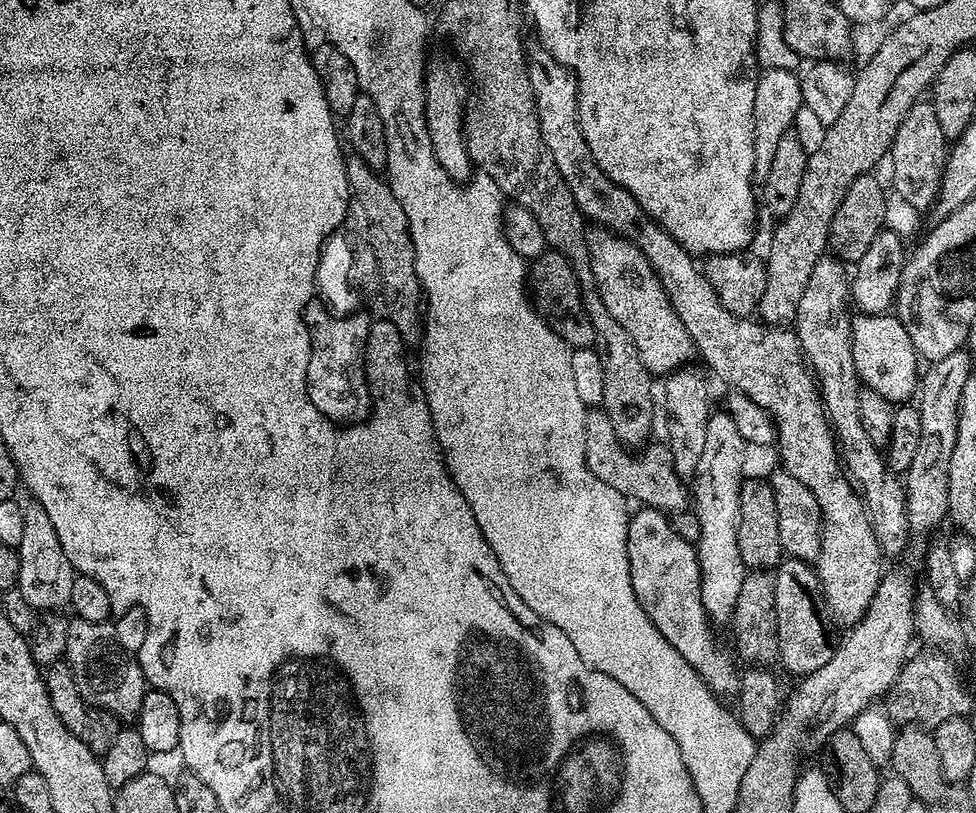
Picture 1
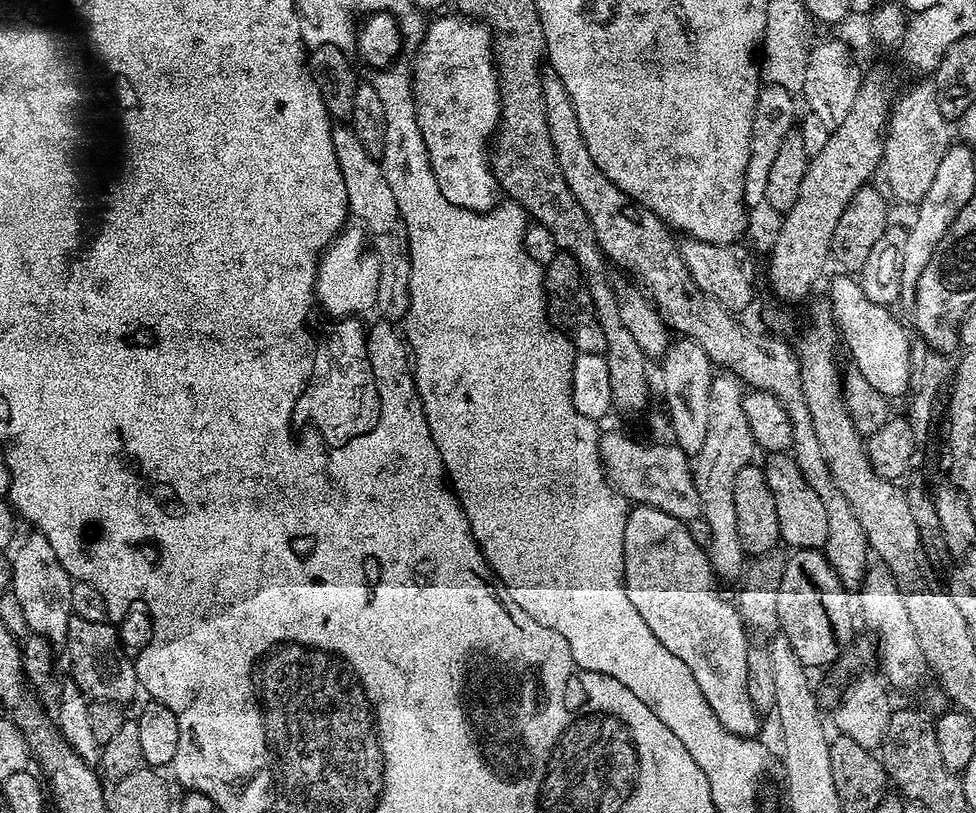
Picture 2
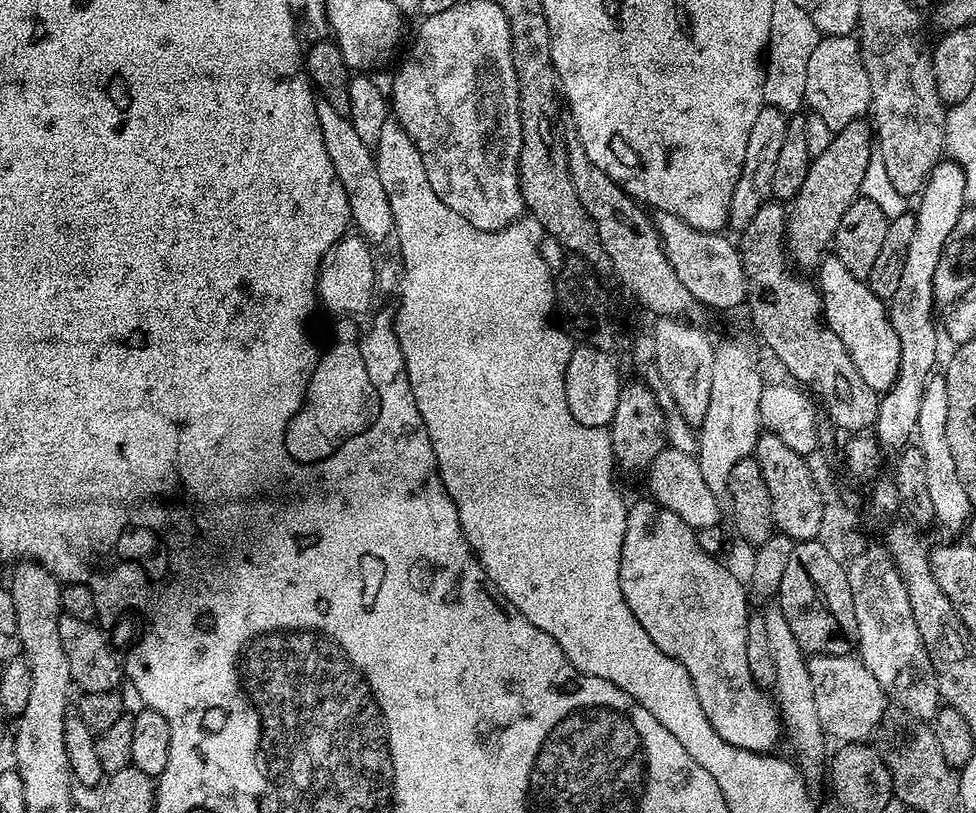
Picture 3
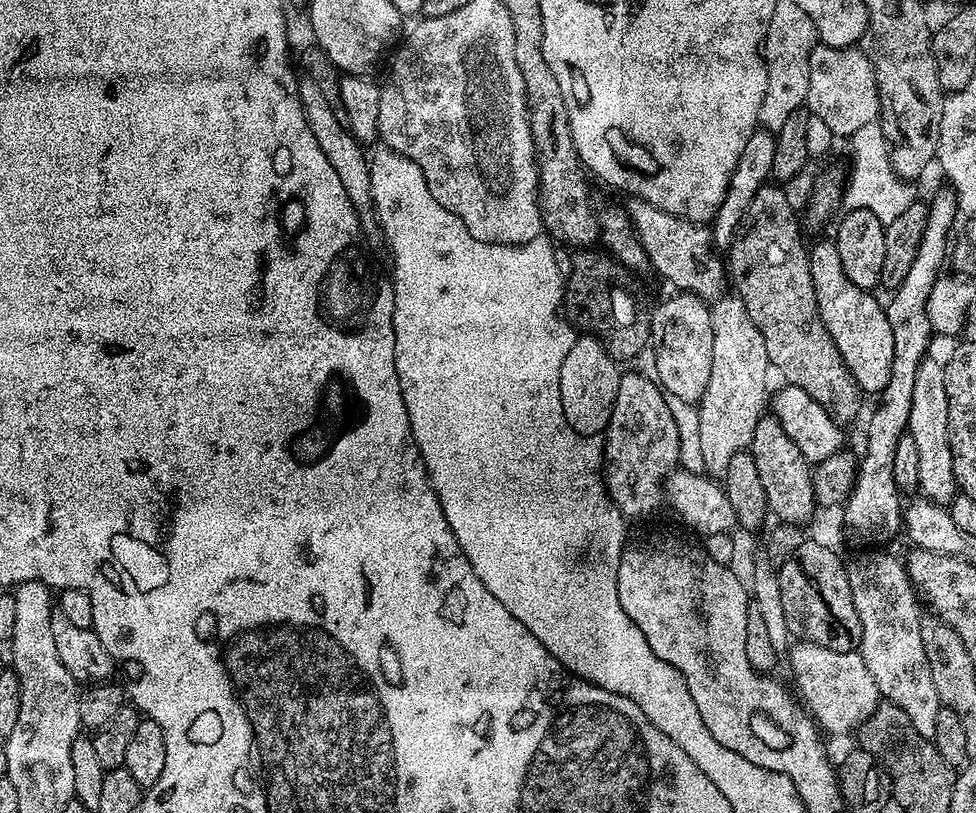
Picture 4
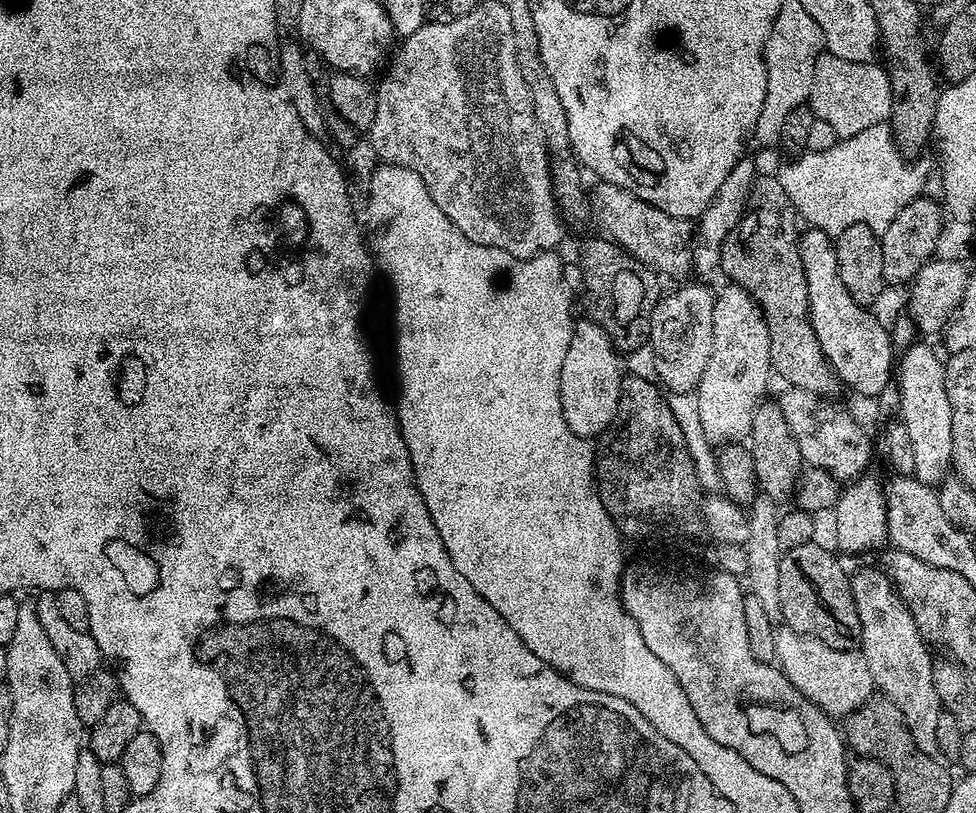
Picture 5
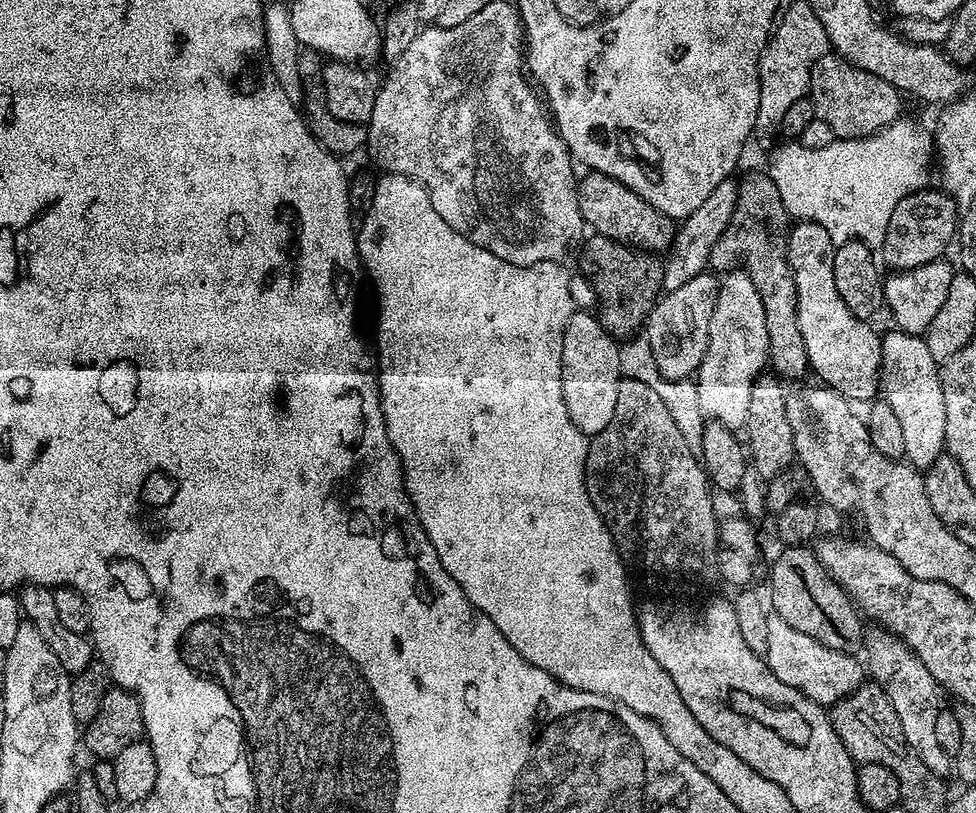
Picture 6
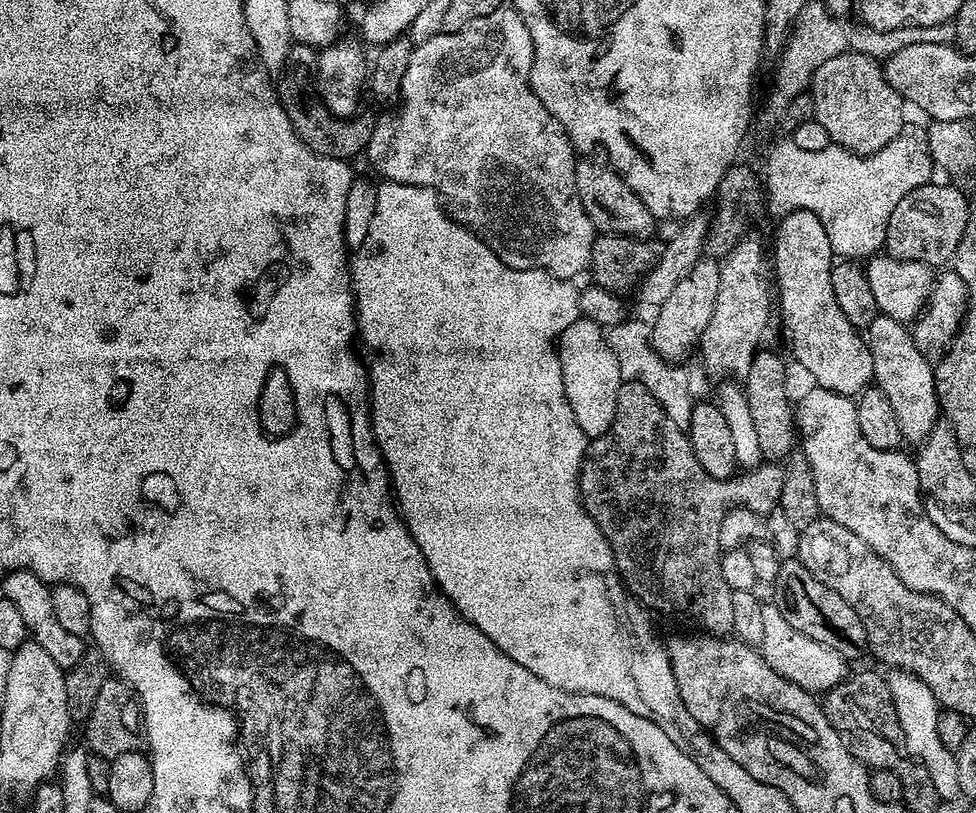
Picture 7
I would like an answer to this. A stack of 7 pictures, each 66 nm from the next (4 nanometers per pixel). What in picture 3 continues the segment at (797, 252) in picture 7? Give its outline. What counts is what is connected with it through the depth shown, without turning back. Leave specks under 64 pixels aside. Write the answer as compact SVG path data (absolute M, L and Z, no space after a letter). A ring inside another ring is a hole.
M835 254L825 255L820 262L818 275L820 275L818 291L824 323L830 330L834 330L834 334L838 334L838 338L842 338L842 346L846 346L846 354L850 354L854 366L858 366L858 374L862 374L866 386L870 386L881 394L888 392L890 386L894 386L894 382L898 378L899 342L898 334L894 332L894 326L888 317L885 301L873 294L865 281L854 278L854 274L850 274L850 270L846 270L846 266L842 266L842 262Z

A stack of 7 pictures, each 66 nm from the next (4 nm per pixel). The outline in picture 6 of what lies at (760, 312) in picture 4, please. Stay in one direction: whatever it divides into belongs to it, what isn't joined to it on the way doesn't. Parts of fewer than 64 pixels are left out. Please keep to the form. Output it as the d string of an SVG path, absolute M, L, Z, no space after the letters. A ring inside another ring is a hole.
M763 171L748 172L744 177L739 177L736 189L738 190L738 202L734 206L732 221L730 226L726 226L726 230L722 230L722 236L714 242L714 248L710 250L708 268L716 274L741 268L750 278L750 282L754 282L754 286L758 290L758 298L762 298L762 310L766 310L768 359L771 371L777 377L789 376L790 379L796 380L803 372L807 373L809 367L806 346L796 317L796 283L788 265L790 217L782 206L782 198L778 198L778 190L775 189L774 182Z

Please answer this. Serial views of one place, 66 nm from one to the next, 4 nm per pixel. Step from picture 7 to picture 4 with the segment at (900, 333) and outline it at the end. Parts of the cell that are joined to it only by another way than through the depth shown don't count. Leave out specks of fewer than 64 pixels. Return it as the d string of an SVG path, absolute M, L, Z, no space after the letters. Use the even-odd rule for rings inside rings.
M925 358L918 366L907 435L914 438L918 450L919 495L935 504L951 505L958 495L954 458L948 433L948 403L946 402L946 374L941 361Z

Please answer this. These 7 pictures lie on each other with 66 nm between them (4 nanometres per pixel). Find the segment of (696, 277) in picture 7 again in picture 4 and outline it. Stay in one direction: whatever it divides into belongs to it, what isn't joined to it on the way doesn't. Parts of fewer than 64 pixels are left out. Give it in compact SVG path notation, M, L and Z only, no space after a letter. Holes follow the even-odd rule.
M691 292L672 294L669 300L664 300L660 305L651 309L652 313L652 338L650 353L655 360L654 376L661 388L669 397L682 398L695 405L706 390L706 382L710 382L710 362L714 362L714 330L712 329L711 307L700 297Z

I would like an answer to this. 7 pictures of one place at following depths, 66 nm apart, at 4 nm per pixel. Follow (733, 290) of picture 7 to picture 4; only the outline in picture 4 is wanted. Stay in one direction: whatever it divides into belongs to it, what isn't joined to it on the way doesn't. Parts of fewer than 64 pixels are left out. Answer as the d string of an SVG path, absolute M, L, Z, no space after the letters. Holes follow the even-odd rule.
M725 294L711 305L711 310L714 362L710 362L710 382L706 382L706 390L698 401L698 423L705 473L713 478L720 478L723 477L726 466L730 466L734 454L745 451L751 445L754 426L758 426L761 416L765 415L766 401L770 396L770 391L768 392L770 365L766 354L766 342L762 342L762 334L758 326L750 322L750 314L746 314L746 306L740 301L739 296Z

